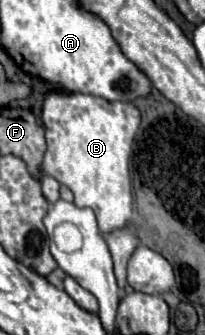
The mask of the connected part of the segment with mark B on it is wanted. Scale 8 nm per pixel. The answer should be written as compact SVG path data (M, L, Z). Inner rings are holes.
M50 93L42 105L42 123L48 143L42 159L42 171L56 177L74 193L74 205L94 209L102 233L124 227L132 217L132 183L128 163L134 135L140 127L140 109L130 101L104 101L102 97L86 93Z

